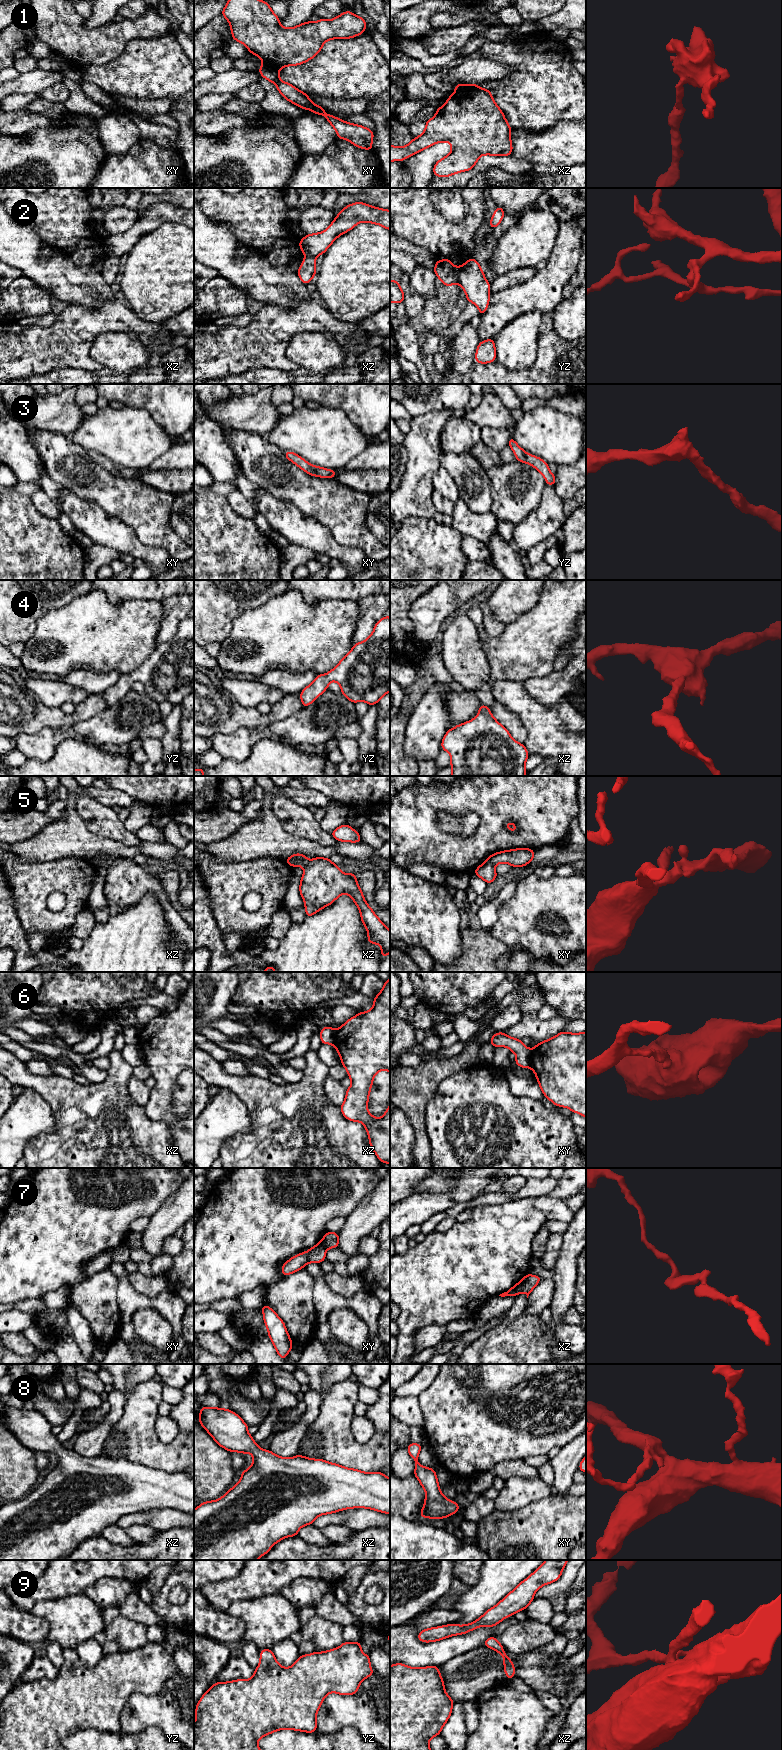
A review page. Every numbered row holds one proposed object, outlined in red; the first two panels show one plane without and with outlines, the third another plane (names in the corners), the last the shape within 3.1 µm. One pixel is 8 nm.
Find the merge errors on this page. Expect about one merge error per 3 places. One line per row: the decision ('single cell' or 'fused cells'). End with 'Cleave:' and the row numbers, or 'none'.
1: fused cells
2: fused cells
3: single cell
4: single cell
5: fused cells
6: fused cells
7: fused cells
8: single cell
9: single cell
Cleave: 1, 2, 5, 6, 7

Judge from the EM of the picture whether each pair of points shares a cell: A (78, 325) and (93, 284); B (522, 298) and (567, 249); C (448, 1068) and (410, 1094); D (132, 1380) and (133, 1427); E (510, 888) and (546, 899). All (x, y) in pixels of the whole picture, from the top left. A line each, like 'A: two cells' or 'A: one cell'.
A: two cells
B: one cell
C: one cell
D: two cells
E: two cells

